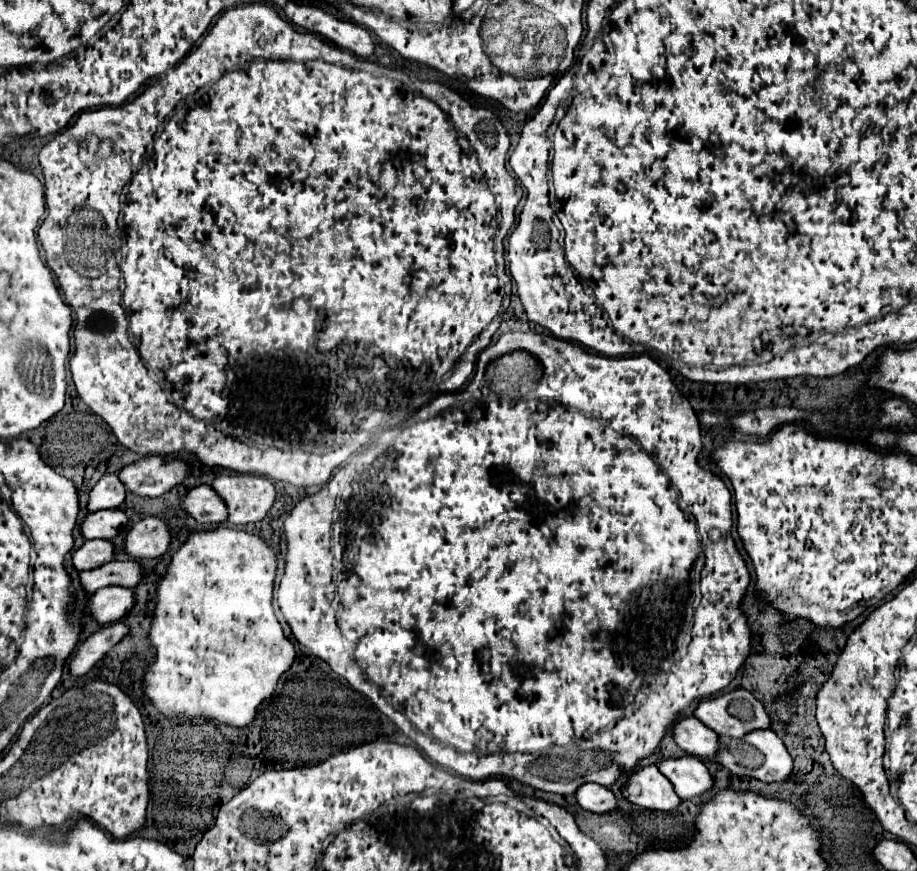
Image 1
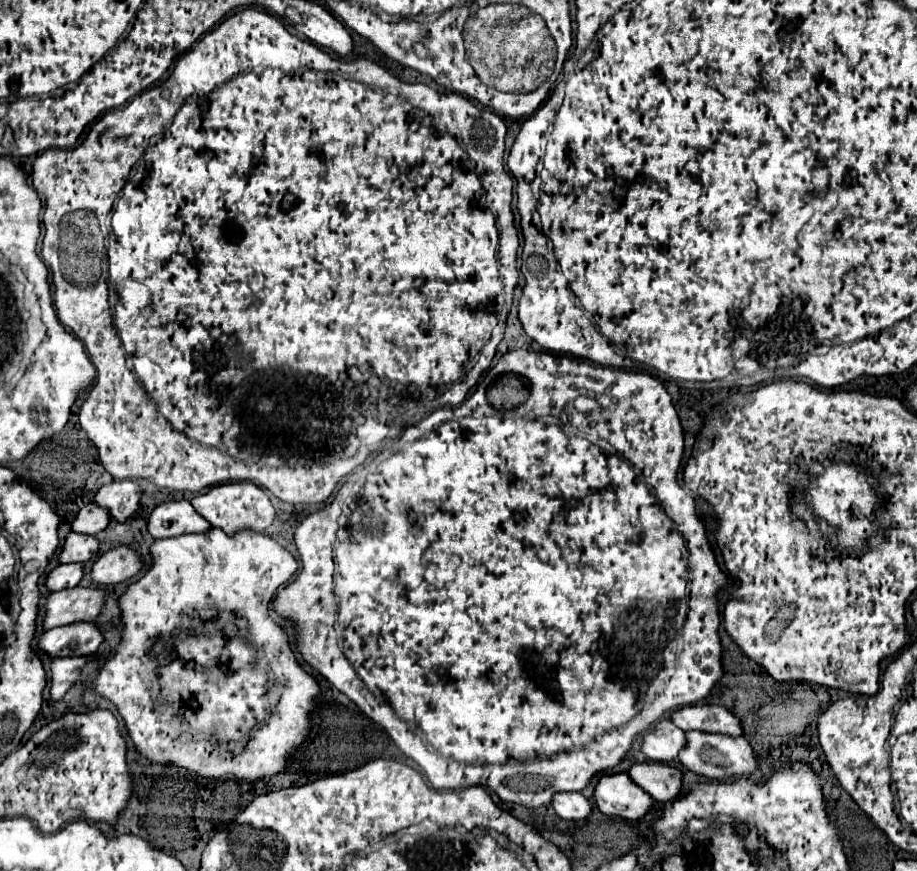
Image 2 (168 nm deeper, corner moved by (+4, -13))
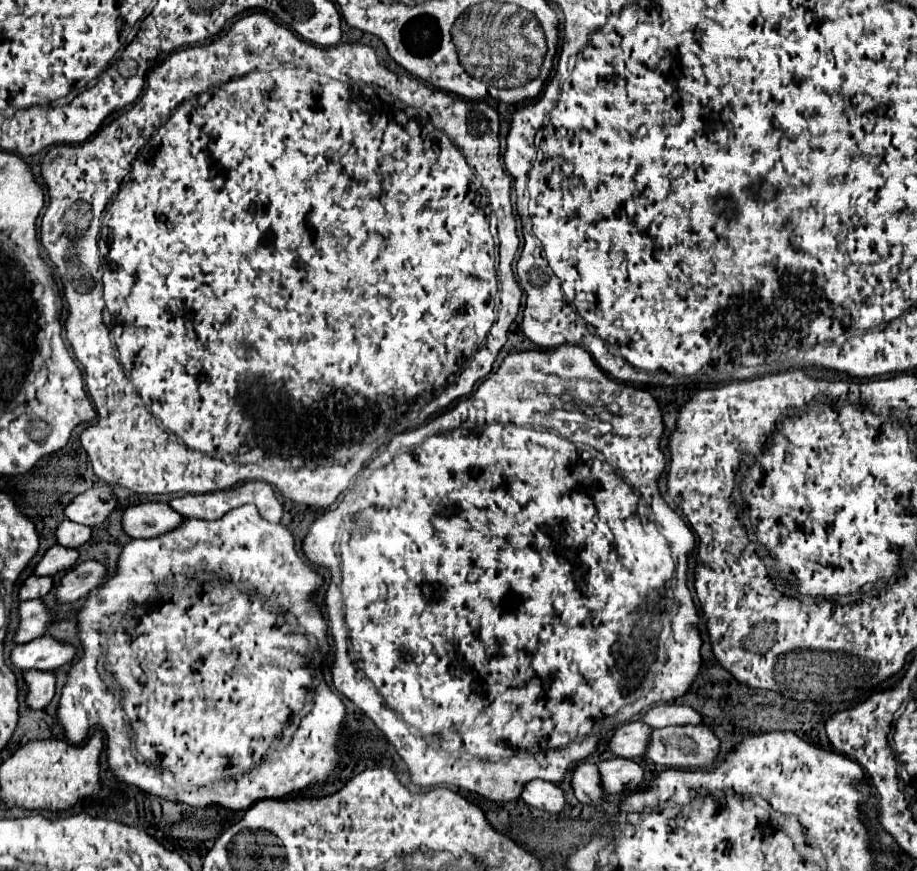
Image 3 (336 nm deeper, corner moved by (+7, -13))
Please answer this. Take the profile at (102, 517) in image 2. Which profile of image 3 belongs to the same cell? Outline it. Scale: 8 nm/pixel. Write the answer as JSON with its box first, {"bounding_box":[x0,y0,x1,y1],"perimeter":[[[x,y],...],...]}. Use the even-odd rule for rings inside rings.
{"bounding_box":[57,521,91,549],"perimeter":[[[63,521],[57,529],[57,543],[69,549],[77,549],[83,543],[87,543],[91,537],[91,527],[87,525],[75,525],[71,521]]]}

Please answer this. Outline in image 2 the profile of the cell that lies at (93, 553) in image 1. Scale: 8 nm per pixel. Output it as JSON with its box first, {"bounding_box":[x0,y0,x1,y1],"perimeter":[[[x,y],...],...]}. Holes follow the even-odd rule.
{"bounding_box":[46,563,84,591],"perimeter":[[[66,563],[58,565],[46,579],[46,585],[50,591],[62,591],[68,587],[76,587],[82,581],[84,565],[82,563]]]}

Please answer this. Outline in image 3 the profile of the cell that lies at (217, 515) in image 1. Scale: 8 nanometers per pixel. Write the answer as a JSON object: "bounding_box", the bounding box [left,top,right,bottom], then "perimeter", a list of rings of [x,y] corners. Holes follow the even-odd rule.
{"bounding_box":[123,503,183,539],"perimeter":[[[139,503],[123,511],[123,531],[133,539],[151,539],[175,529],[183,517],[169,509],[167,503]]]}

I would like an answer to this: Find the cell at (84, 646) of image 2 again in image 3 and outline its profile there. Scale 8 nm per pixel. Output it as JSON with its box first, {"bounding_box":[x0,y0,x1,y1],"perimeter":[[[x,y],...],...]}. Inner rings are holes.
{"bounding_box":[11,637,75,671],"perimeter":[[[39,637],[35,641],[17,645],[11,651],[11,665],[15,665],[21,671],[29,669],[57,669],[65,663],[69,663],[75,657],[75,649],[69,645],[61,645],[53,637]]]}

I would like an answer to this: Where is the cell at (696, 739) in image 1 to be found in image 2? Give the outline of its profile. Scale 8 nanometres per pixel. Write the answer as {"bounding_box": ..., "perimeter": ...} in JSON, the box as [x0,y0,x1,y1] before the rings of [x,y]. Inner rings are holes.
{"bounding_box":[642,719,686,763],"perimeter":[[[670,719],[660,721],[652,731],[644,733],[642,751],[648,759],[668,763],[678,757],[678,753],[686,747],[686,733],[678,729]]]}

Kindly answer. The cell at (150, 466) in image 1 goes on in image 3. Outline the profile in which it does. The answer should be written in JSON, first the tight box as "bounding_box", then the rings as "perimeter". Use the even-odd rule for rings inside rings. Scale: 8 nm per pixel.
{"bounding_box":[63,487,117,525],"perimeter":[[[95,487],[77,495],[63,511],[65,519],[81,525],[101,525],[109,513],[115,509],[117,499],[111,487]]]}

